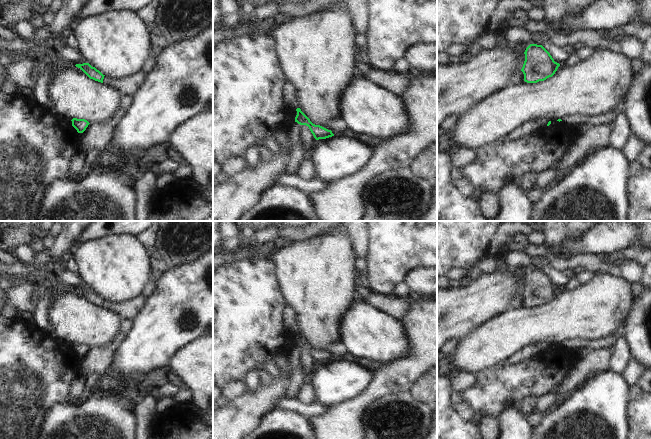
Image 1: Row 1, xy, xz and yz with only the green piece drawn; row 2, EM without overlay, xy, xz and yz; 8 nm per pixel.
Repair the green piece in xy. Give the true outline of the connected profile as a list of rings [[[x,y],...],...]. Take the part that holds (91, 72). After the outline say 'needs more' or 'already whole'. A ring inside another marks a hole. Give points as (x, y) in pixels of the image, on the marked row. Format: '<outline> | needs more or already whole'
[[[89,63],[76,64],[75,66],[80,68],[90,79],[103,83],[105,75],[95,67],[92,67]]] | already whole

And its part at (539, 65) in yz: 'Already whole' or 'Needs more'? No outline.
Already whole.

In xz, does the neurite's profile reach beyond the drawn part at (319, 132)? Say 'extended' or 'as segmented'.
extended

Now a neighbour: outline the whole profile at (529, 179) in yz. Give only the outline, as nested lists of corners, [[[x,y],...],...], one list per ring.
[[[526,171],[520,178],[520,184],[525,191],[535,187],[540,173],[537,171]]]

